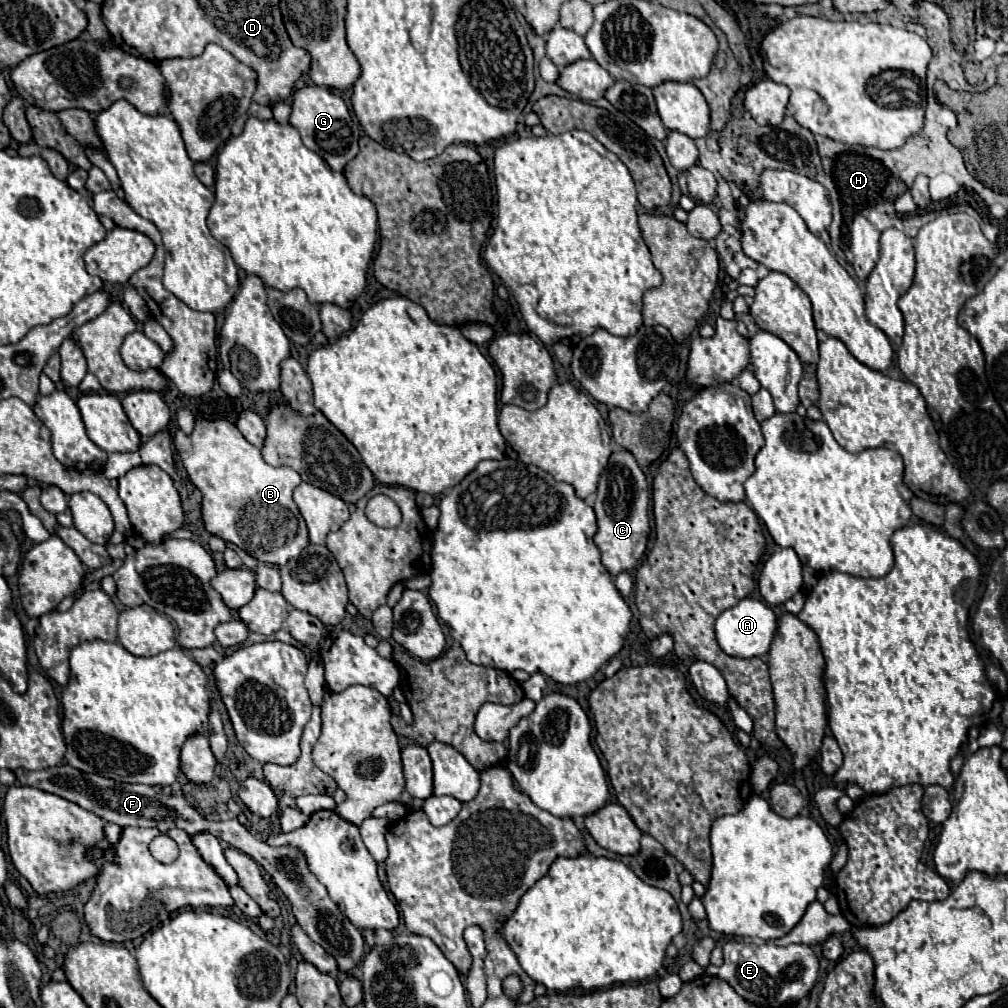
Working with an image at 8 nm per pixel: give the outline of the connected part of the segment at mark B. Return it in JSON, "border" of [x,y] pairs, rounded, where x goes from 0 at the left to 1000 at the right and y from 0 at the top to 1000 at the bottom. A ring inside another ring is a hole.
{"border":[[[196,413],[192,419],[192,427],[185,433],[179,425],[173,429],[173,442],[179,450],[179,456],[187,468],[187,474],[200,490],[200,516],[202,524],[220,534],[222,538],[230,538],[248,552],[258,558],[282,562],[288,554],[294,554],[306,542],[306,528],[296,502],[290,496],[290,486],[300,478],[298,470],[286,462],[268,462],[260,456],[260,450],[254,442],[250,442],[224,415],[206,417]]]}

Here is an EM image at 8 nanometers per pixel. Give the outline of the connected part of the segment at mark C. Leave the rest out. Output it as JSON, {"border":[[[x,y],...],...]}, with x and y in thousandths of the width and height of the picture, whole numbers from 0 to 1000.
{"border":[[[609,444],[595,472],[589,498],[589,508],[593,516],[593,528],[589,532],[589,540],[595,544],[597,560],[607,571],[613,571],[615,567],[625,567],[639,552],[645,530],[643,500],[645,500],[643,478],[635,462],[631,460],[629,452],[617,444]]]}

